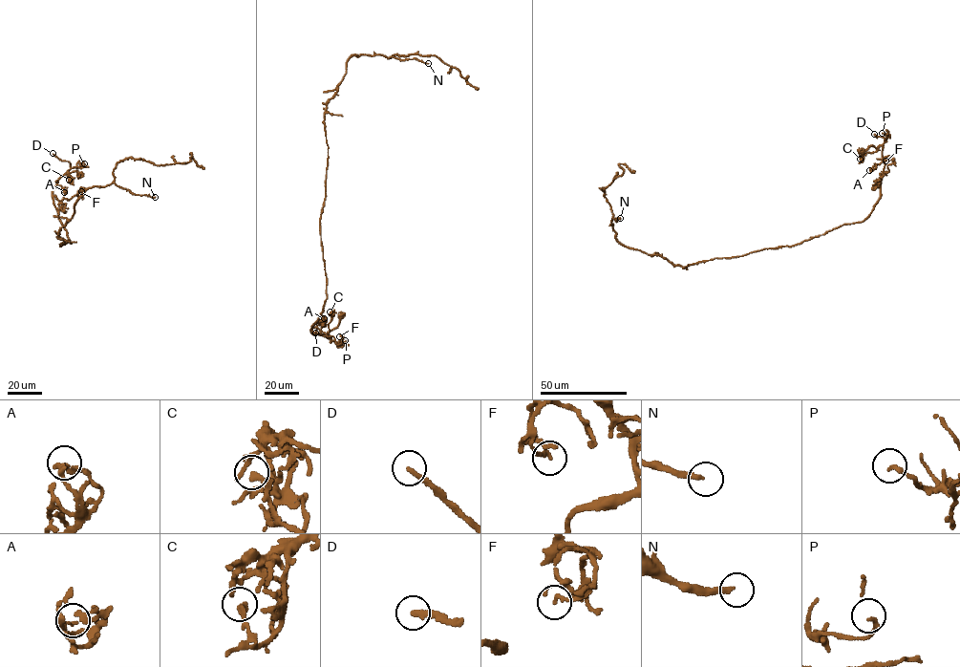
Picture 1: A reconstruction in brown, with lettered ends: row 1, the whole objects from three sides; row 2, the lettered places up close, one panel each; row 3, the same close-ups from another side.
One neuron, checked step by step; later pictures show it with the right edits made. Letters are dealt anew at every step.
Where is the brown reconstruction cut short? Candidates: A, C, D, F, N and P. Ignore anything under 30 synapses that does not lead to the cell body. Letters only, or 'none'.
D, N

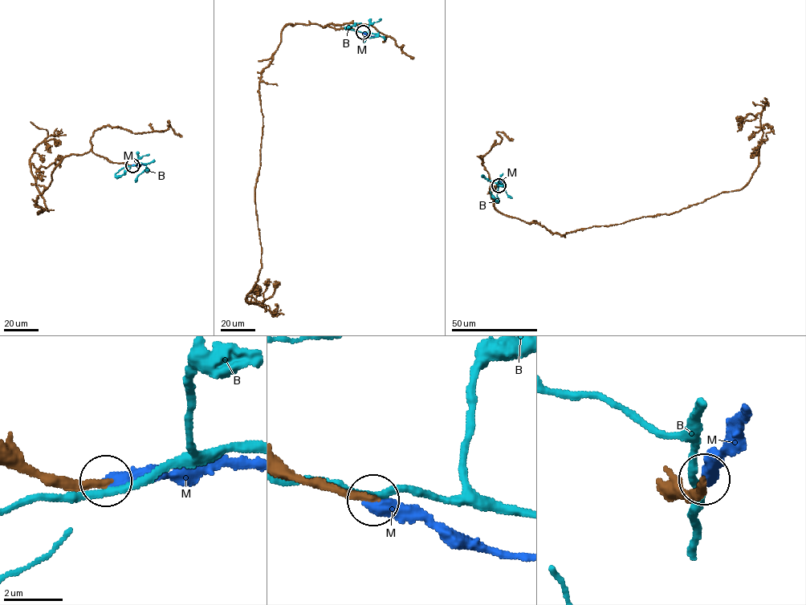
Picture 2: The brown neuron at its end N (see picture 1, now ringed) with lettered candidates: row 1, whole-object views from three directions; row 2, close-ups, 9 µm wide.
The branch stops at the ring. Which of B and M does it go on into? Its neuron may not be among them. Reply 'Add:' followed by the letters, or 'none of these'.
Add: M

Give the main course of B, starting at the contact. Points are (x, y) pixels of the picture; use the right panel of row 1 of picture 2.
B: (498, 186), (498, 200), (490, 191)

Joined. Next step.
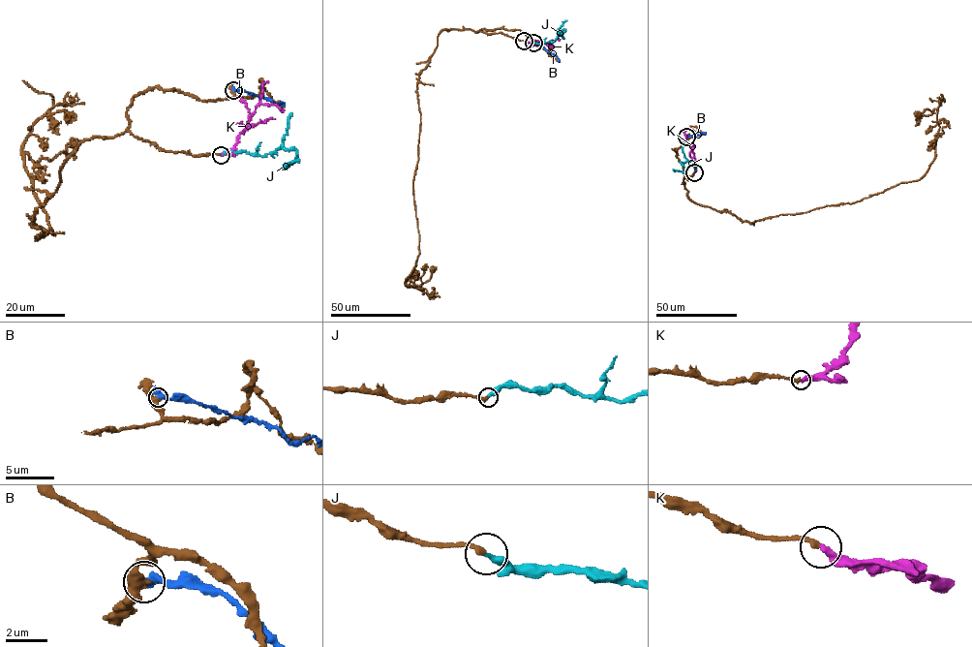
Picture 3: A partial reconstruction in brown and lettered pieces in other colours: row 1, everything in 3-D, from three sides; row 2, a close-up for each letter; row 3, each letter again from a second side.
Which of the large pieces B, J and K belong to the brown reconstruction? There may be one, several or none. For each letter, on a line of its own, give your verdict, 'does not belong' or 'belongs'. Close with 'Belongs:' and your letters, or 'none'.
B: does not belong
J: belongs
K: does not belong
Belongs: J

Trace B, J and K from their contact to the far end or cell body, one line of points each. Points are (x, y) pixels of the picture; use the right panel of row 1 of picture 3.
B: (686, 138), (706, 132)
J: (694, 171), (696, 167), (687, 161), (681, 163), (686, 171), (673, 169)
K: (694, 172), (694, 155), (683, 133), (687, 127)

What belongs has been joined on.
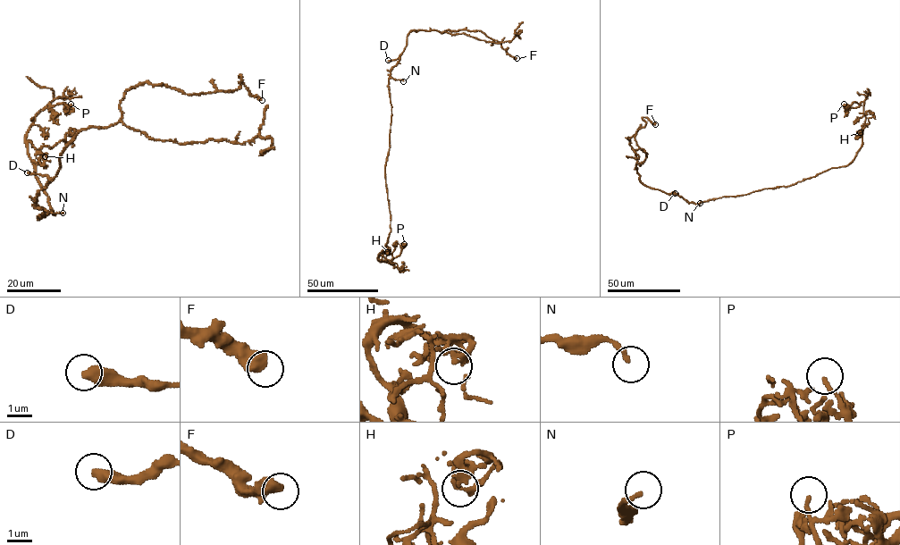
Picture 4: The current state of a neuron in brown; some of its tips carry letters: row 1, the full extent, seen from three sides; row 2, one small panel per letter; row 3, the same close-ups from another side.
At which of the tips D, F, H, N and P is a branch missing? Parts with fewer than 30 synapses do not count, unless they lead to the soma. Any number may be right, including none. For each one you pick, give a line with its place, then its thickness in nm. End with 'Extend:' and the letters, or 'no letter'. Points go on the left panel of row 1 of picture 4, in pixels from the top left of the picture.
Extend: no letter

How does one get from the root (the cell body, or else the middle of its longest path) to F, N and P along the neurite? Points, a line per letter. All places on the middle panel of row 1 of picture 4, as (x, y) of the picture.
F: (391, 102), (391, 70), (399, 61), (411, 30), (481, 30), (503, 49), (508, 47), (507, 53), (517, 58)
N: (391, 102), (389, 79), (403, 81)
P: (391, 102), (390, 146), (384, 169), (391, 231), (378, 259), (391, 264), (404, 244)

